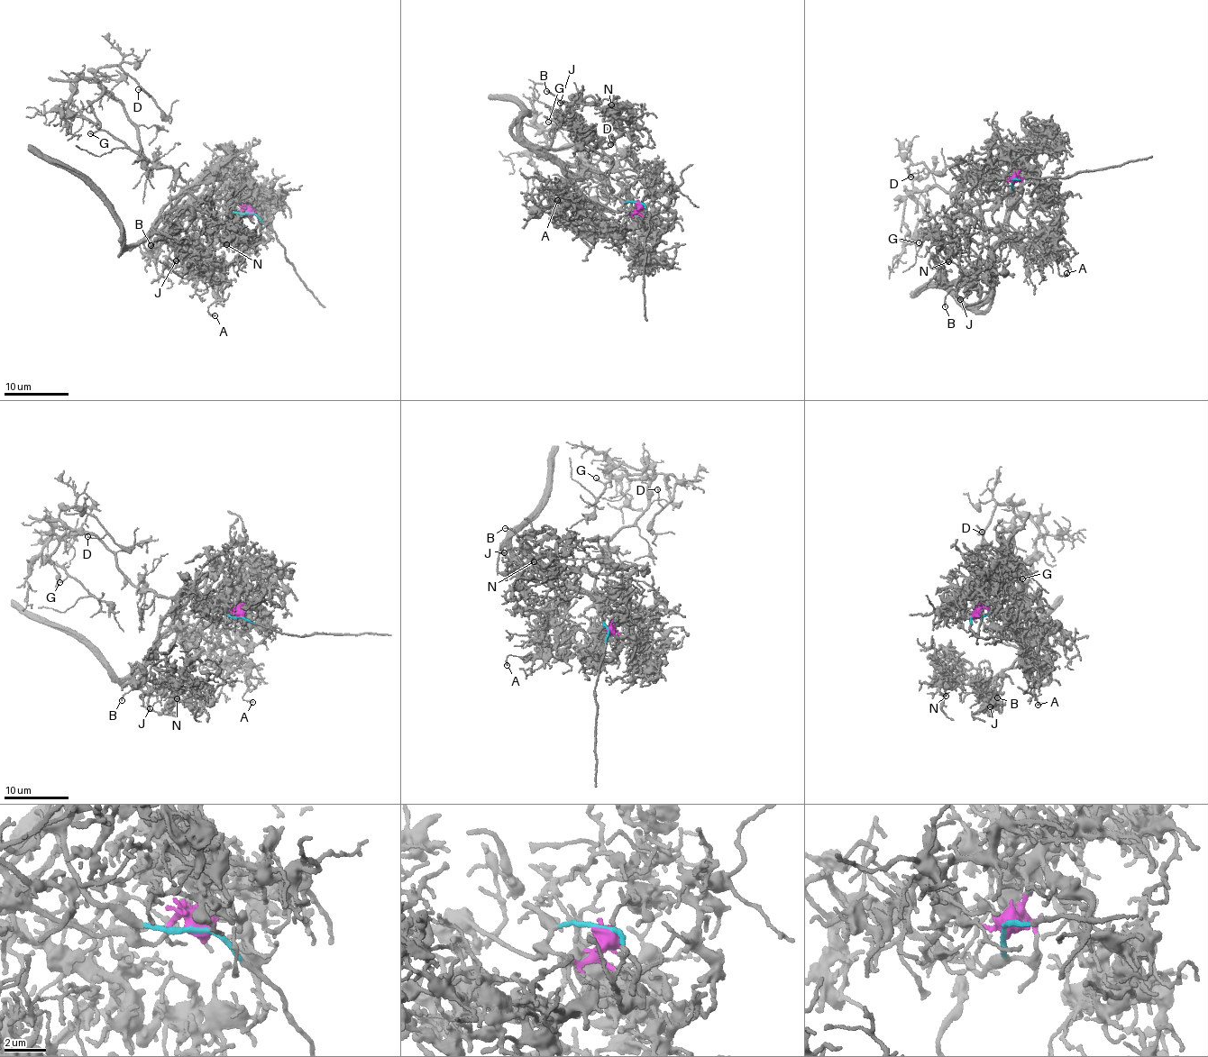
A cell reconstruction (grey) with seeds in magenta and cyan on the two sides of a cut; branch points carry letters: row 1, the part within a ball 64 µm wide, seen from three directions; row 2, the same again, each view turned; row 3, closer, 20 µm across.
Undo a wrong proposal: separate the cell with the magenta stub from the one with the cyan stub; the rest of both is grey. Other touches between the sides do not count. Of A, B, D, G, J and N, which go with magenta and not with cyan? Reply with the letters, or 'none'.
A, B, J, N

